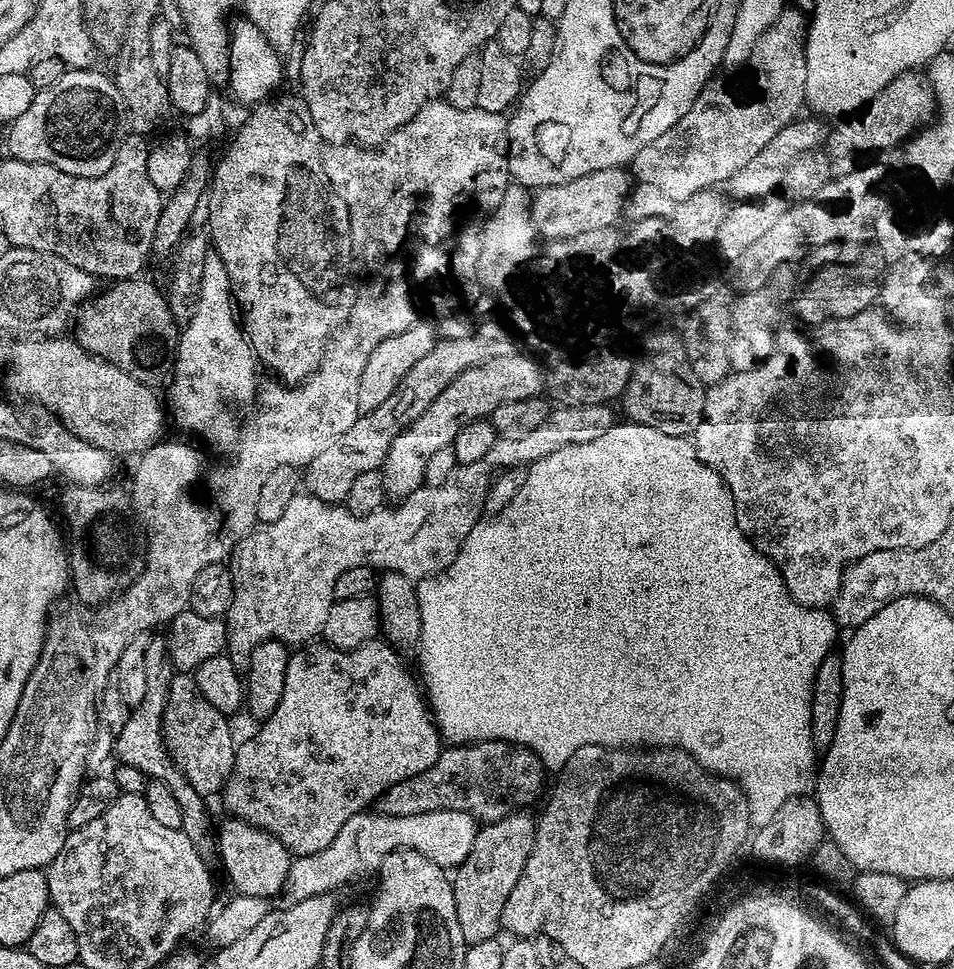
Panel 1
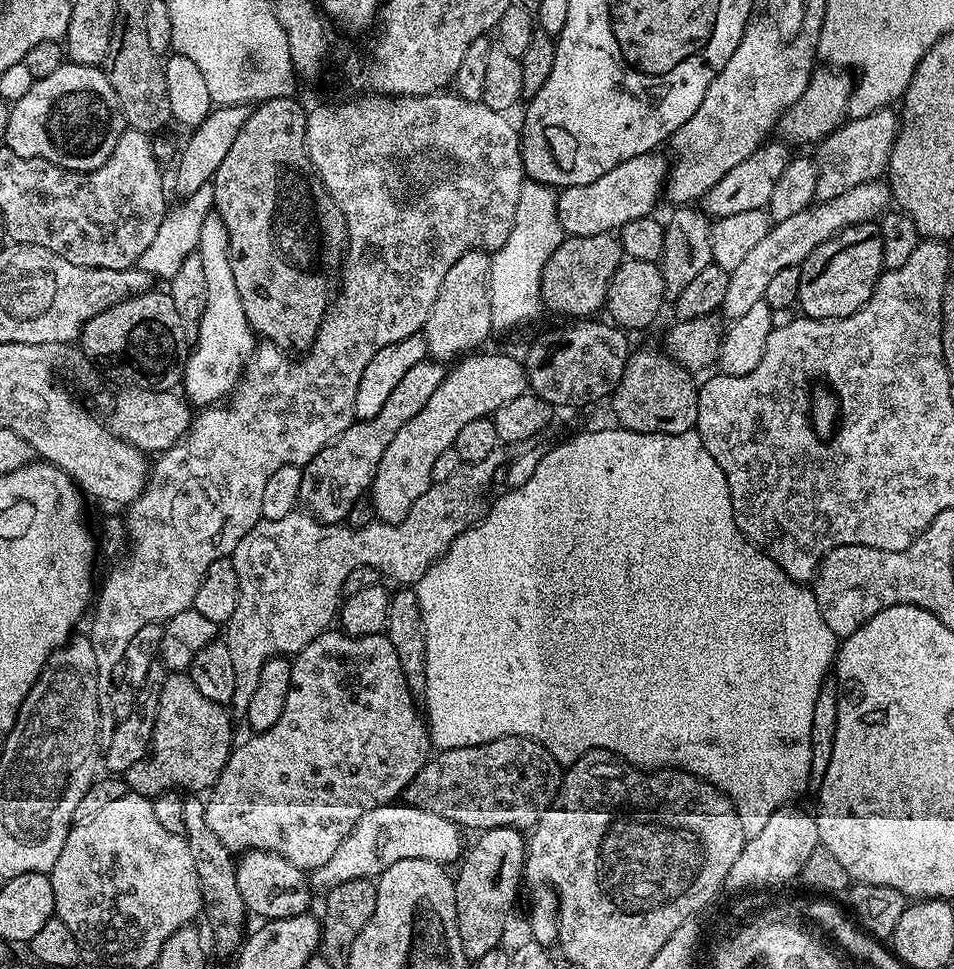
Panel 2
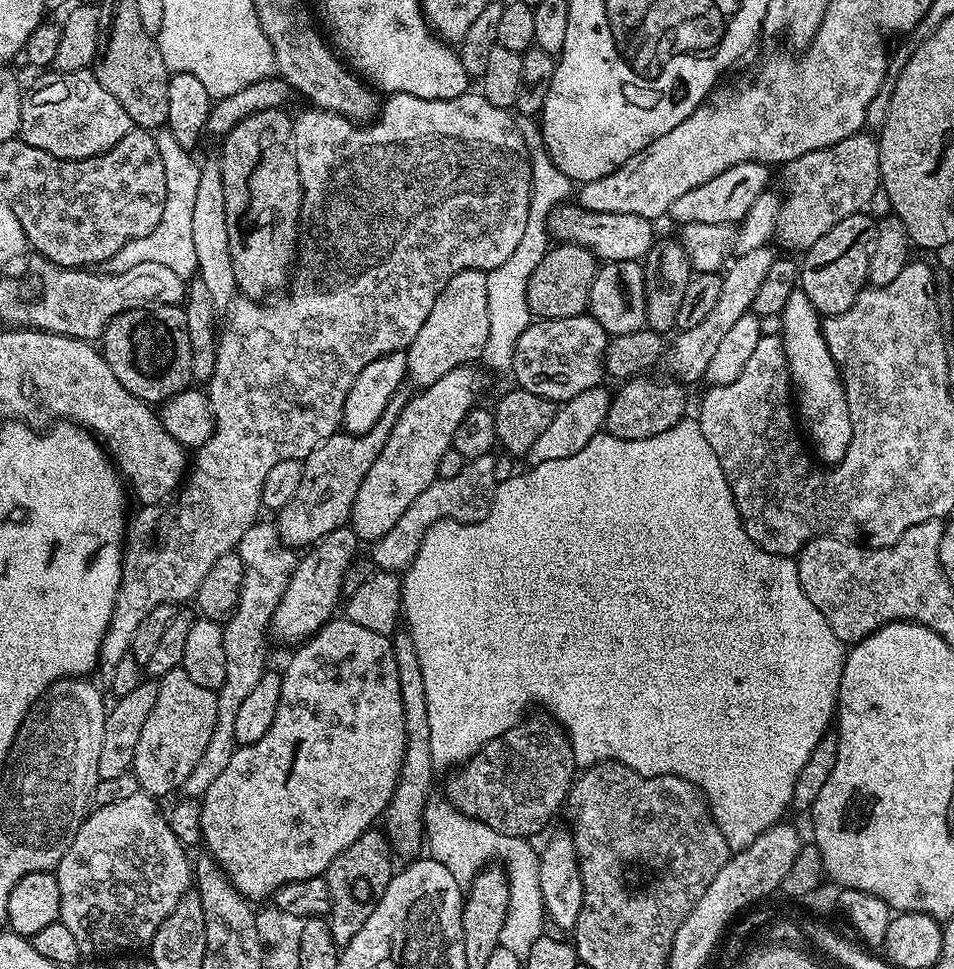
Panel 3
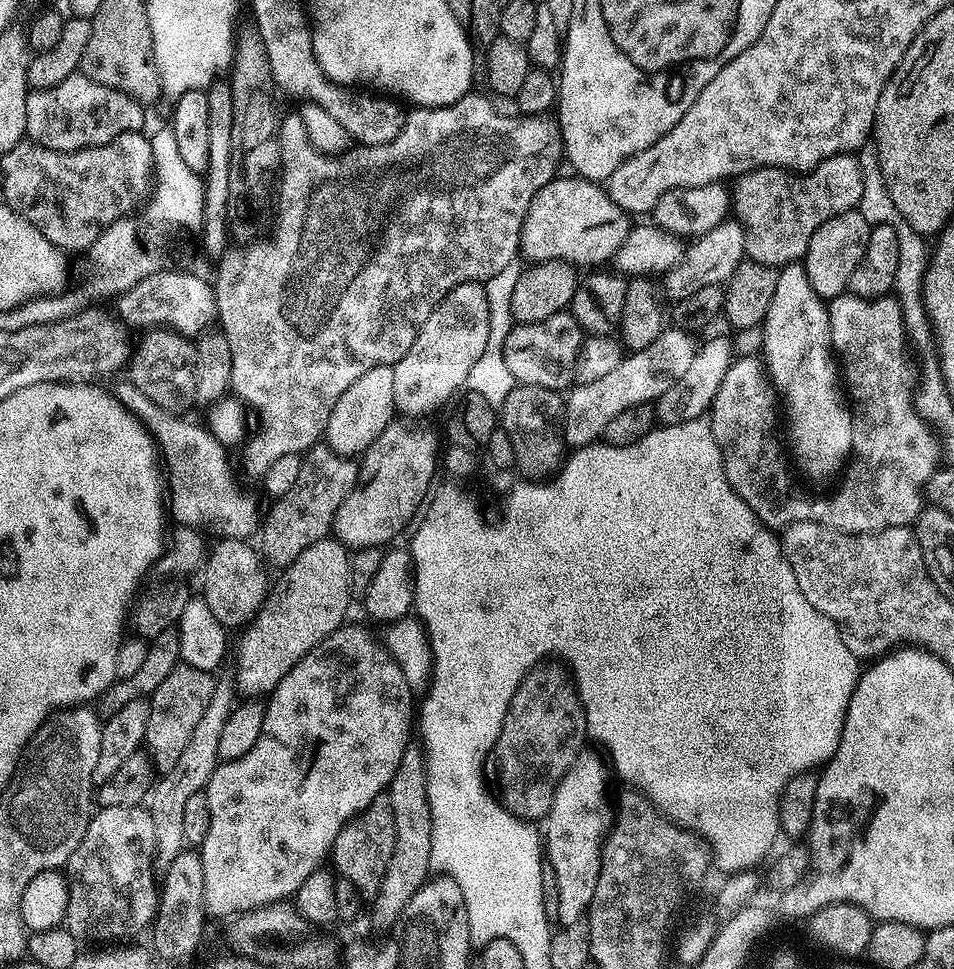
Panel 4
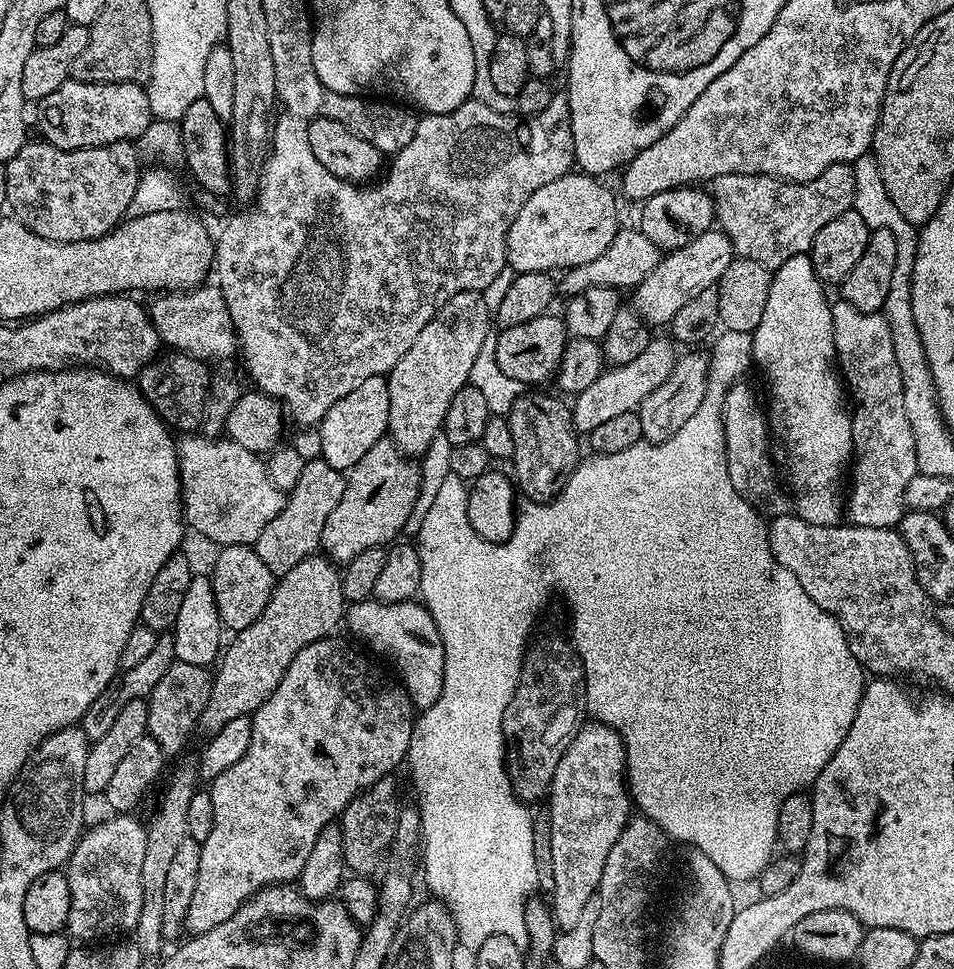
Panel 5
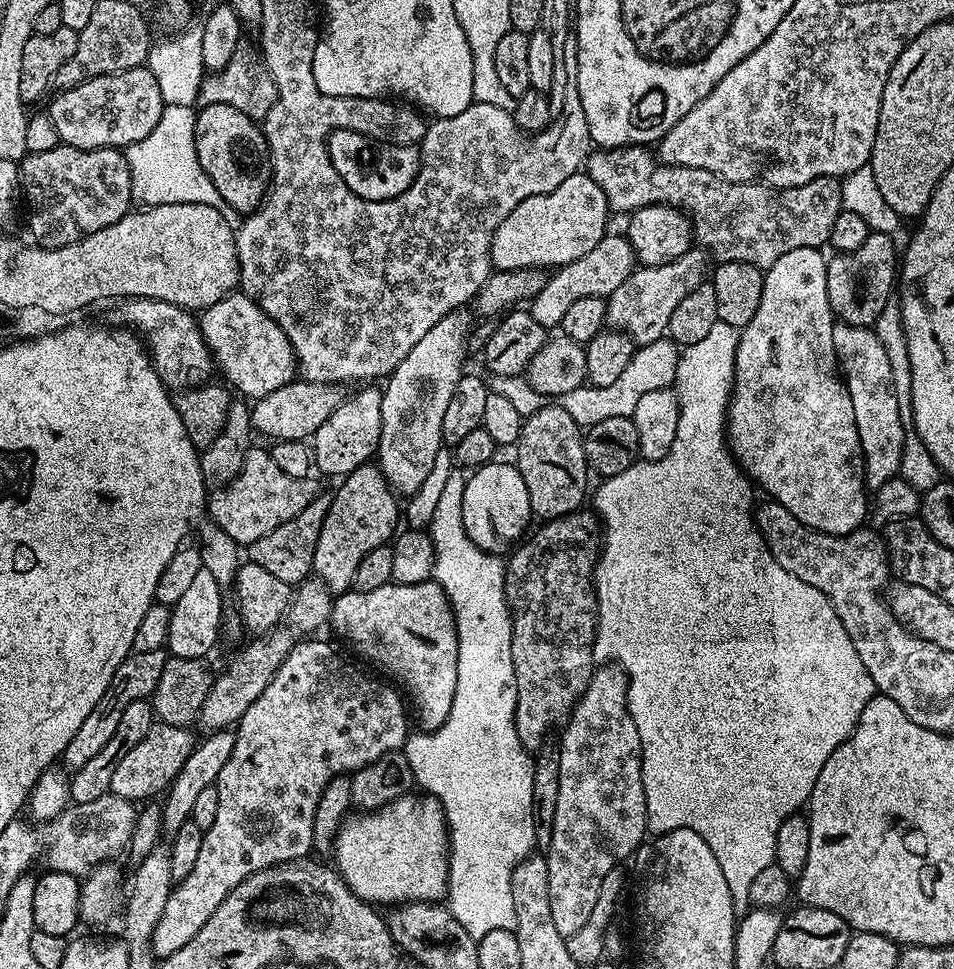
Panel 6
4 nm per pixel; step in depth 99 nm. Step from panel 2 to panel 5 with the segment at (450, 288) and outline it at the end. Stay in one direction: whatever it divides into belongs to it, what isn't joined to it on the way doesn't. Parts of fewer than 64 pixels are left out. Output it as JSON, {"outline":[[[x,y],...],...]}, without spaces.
{"outline":[[[463,292],[454,294],[441,306],[426,322],[422,334],[414,338],[414,346],[402,354],[402,358],[388,373],[386,379],[390,390],[390,422],[388,423],[387,435],[396,443],[397,448],[409,458],[420,458],[424,451],[435,442],[436,436],[441,435],[446,418],[446,410],[450,410],[450,402],[454,402],[454,394],[462,390],[468,383],[470,366],[474,366],[474,358],[478,358],[478,350],[486,342],[490,334],[490,310],[484,301],[483,292]]]}

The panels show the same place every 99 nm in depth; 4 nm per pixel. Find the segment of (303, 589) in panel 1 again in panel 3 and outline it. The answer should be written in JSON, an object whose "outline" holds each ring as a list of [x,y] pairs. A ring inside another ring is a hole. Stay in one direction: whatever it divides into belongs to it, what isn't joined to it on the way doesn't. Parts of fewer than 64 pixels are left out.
{"outline":[[[492,454],[471,457],[464,468],[454,474],[454,478],[437,478],[433,484],[426,486],[426,490],[422,490],[422,494],[418,494],[418,498],[410,502],[406,514],[402,514],[402,518],[394,522],[394,530],[390,530],[371,545],[370,559],[373,565],[380,570],[403,573],[414,562],[418,546],[422,546],[422,538],[426,530],[434,526],[434,522],[456,520],[460,524],[473,524],[486,518],[486,514],[490,514],[492,499],[496,493],[495,460],[496,456]],[[257,522],[242,534],[238,551],[244,567],[242,590],[236,603],[236,609],[223,625],[224,645],[226,646],[226,682],[216,692],[218,698],[218,720],[214,722],[214,732],[210,734],[210,742],[198,761],[198,766],[186,778],[182,789],[183,795],[188,798],[203,797],[204,792],[226,770],[226,762],[230,762],[232,753],[238,745],[234,738],[234,714],[242,707],[242,701],[248,697],[250,690],[262,678],[266,670],[264,651],[270,641],[270,626],[272,615],[279,604],[279,600],[286,593],[288,579],[296,568],[298,556],[293,549],[284,543],[278,534],[275,523]]]}

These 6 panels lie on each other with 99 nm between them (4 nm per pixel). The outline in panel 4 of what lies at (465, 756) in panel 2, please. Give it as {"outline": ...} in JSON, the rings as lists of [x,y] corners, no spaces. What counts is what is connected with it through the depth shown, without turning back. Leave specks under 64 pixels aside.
{"outline":[[[560,668],[554,669],[553,672],[533,670],[526,674],[526,678],[522,678],[522,682],[506,710],[502,730],[498,734],[494,746],[488,752],[488,759],[484,761],[487,779],[505,813],[509,816],[516,816],[520,820],[540,822],[547,817],[550,806],[554,802],[554,790],[558,786],[558,782],[562,782],[562,778],[572,769],[574,762],[585,751],[584,740],[586,741],[588,736],[588,727],[584,717],[584,707],[580,705],[579,696],[574,694],[573,685],[570,683],[565,669]]]}

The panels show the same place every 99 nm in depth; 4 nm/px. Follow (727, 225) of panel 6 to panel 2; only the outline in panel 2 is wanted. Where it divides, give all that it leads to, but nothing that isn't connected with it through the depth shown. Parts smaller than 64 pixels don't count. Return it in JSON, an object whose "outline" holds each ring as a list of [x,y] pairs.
{"outline":[[[891,107],[878,110],[866,118],[849,119],[835,128],[815,149],[814,161],[817,168],[817,201],[833,200],[856,186],[871,180],[881,179],[888,171],[888,159],[900,132],[901,117],[892,113]]]}

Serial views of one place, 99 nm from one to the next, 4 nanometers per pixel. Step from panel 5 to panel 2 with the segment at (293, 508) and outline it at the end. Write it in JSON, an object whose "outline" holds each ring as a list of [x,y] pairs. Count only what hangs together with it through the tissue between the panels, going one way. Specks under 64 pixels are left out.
{"outline":[[[426,358],[418,362],[418,366],[406,370],[402,382],[394,386],[394,394],[386,398],[382,410],[372,420],[356,420],[337,440],[328,444],[309,464],[302,468],[302,486],[300,499],[303,507],[323,524],[338,524],[347,521],[352,507],[360,500],[360,495],[367,493],[372,486],[372,479],[378,470],[378,462],[382,462],[382,454],[386,446],[426,406],[426,401],[438,386],[442,386],[446,368],[439,360]]]}

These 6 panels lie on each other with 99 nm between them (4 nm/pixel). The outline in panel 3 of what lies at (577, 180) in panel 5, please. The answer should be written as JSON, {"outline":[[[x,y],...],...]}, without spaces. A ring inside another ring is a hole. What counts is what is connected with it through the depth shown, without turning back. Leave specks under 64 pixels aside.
{"outline":[[[565,202],[548,217],[548,231],[557,241],[571,242],[588,248],[597,261],[643,259],[656,240],[653,221],[636,214],[606,214],[581,208],[579,203]],[[557,236],[557,237],[556,237]]]}

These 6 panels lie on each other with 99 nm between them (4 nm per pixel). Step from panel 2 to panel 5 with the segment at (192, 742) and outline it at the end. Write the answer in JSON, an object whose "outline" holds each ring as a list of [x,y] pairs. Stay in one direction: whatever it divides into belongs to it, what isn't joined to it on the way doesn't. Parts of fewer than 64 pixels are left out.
{"outline":[[[177,660],[166,670],[166,674],[146,697],[148,702],[147,735],[158,742],[165,757],[176,756],[188,744],[188,735],[197,731],[199,716],[210,698],[213,673],[205,666],[194,666],[190,662]]]}

